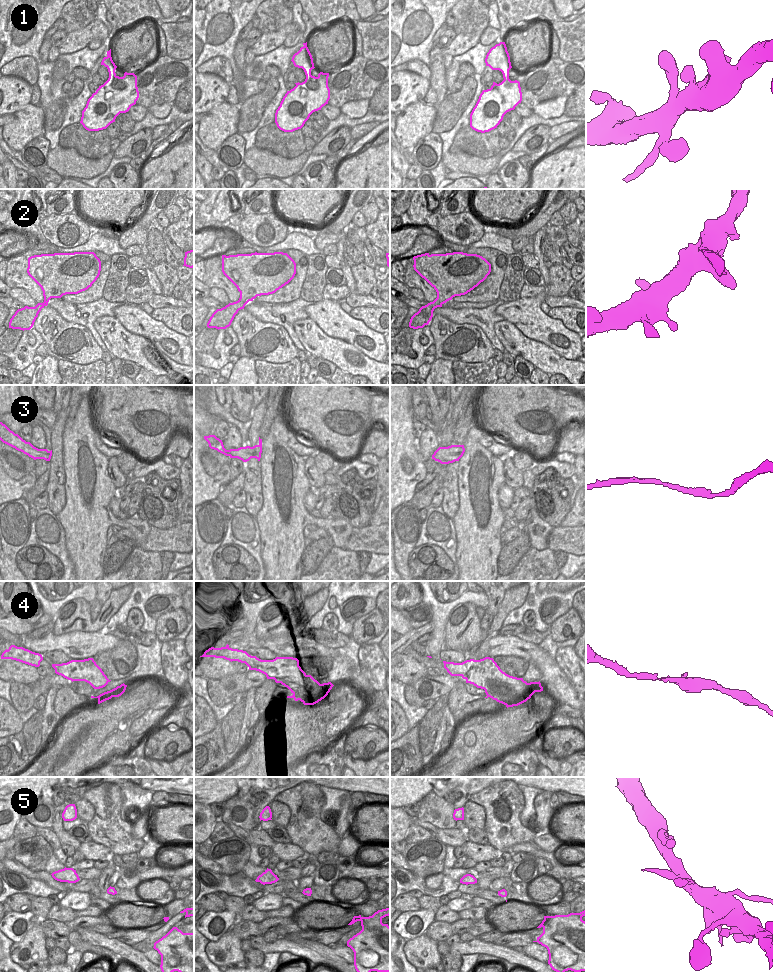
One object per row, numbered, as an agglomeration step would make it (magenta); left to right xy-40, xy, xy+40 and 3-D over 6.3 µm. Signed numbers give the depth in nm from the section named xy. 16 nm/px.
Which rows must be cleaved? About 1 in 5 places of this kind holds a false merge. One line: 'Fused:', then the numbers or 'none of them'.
Fused: none of them

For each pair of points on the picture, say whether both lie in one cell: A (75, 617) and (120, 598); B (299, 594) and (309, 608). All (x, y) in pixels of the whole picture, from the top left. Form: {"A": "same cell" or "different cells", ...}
{"A": "same cell", "B": "different cells"}

